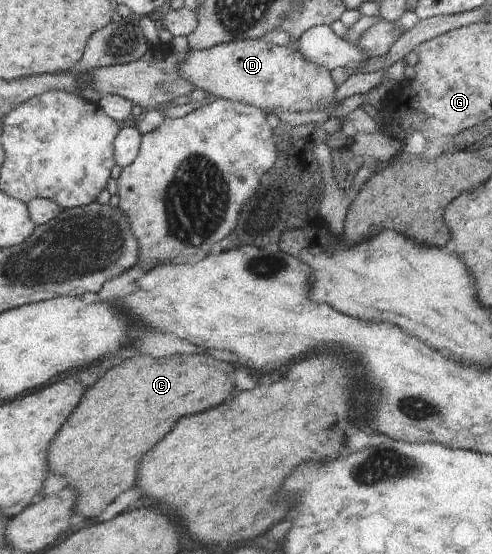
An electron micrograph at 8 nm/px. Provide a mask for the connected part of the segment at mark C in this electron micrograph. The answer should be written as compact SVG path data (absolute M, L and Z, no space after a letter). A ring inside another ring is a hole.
M139 354L111 368L87 390L73 418L65 422L61 434L57 434L47 450L49 472L65 476L77 492L75 512L85 518L95 518L119 494L131 490L141 456L163 440L177 420L223 404L225 396L233 390L231 380L231 374L225 380L225 362L217 362L207 354L187 356L185 360L183 356L155 360ZM227 384L231 388L225 388Z

